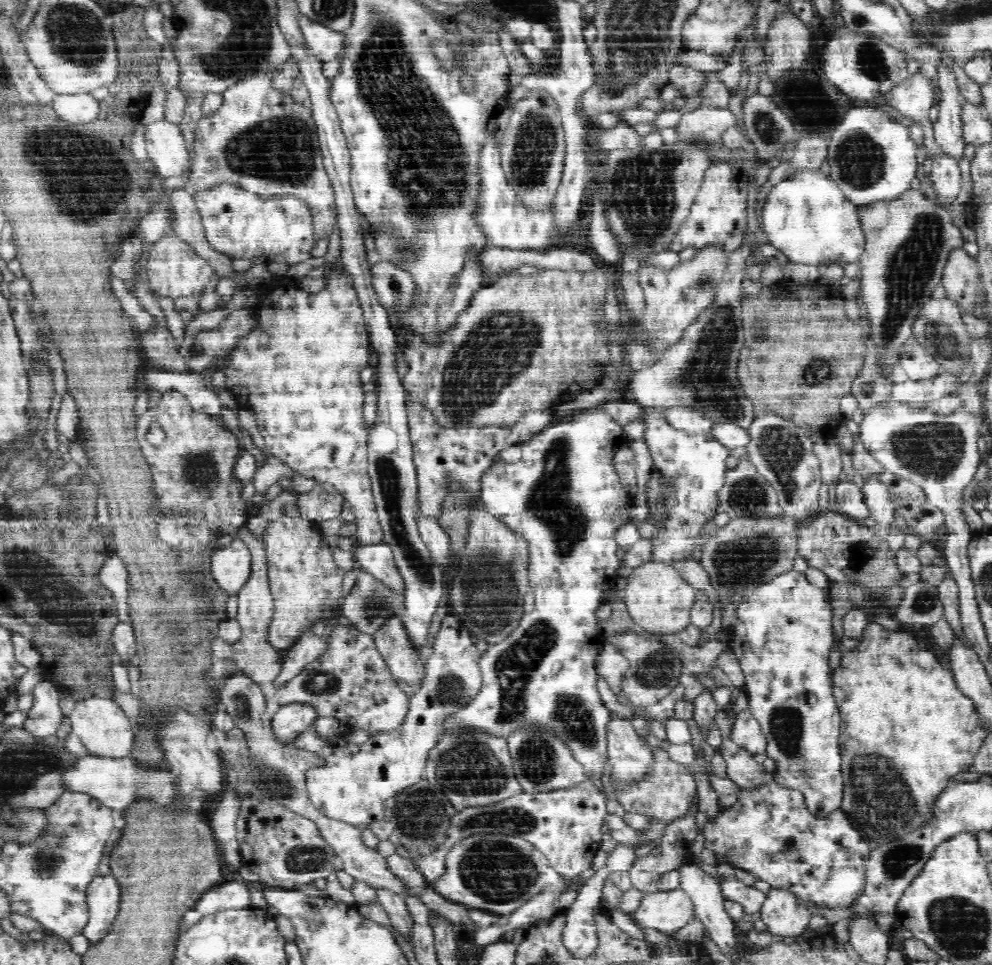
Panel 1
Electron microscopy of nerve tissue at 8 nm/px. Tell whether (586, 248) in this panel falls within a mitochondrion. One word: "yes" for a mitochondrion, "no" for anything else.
no

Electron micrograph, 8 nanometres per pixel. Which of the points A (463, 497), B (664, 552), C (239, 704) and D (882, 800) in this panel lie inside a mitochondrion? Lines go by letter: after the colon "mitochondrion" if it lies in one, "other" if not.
A: other
B: other
C: mitochondrion
D: mitochondrion

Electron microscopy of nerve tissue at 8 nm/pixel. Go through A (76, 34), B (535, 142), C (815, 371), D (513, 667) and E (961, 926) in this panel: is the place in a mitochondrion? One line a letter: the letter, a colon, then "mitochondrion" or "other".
A: mitochondrion
B: mitochondrion
C: mitochondrion
D: mitochondrion
E: mitochondrion

